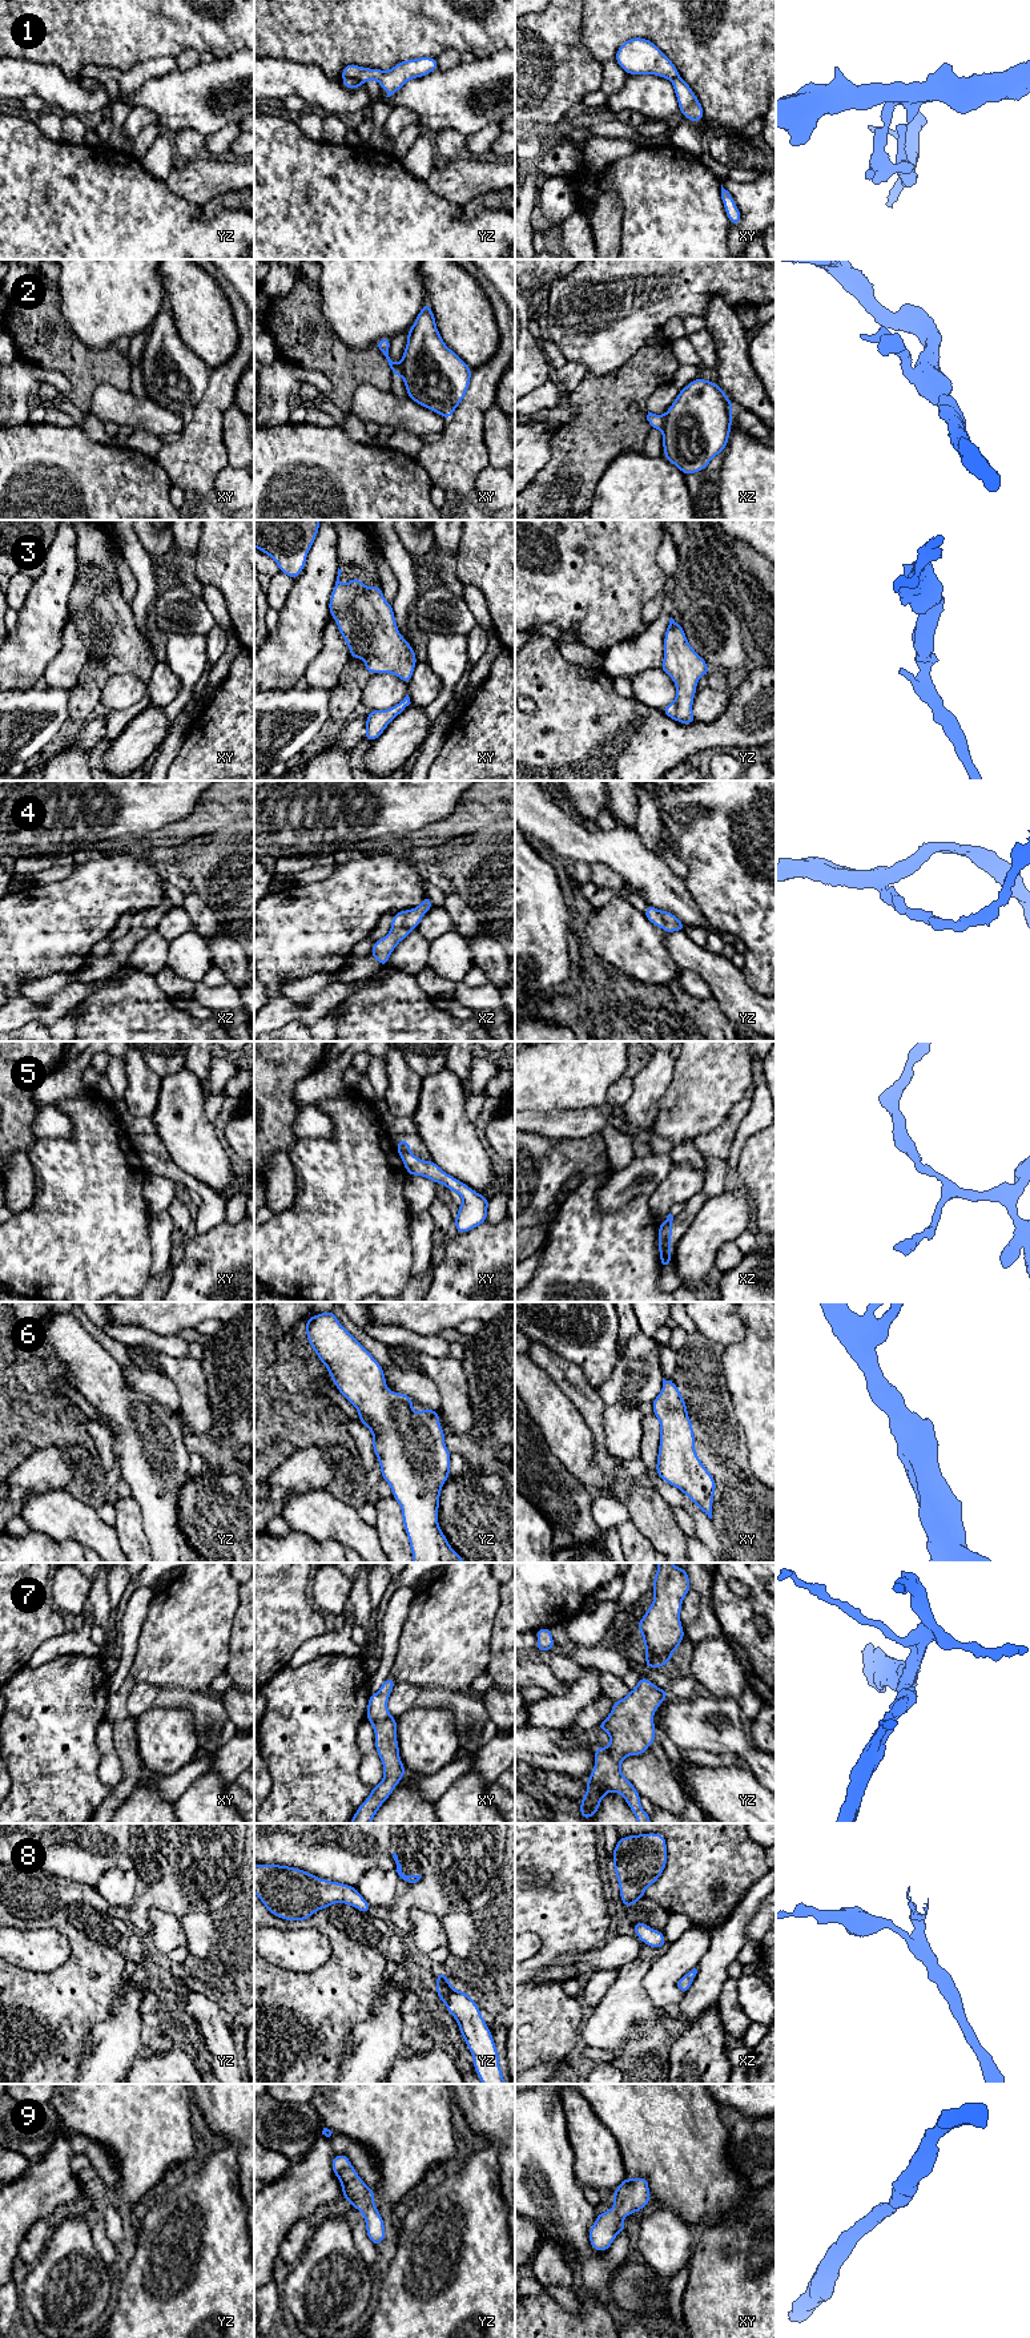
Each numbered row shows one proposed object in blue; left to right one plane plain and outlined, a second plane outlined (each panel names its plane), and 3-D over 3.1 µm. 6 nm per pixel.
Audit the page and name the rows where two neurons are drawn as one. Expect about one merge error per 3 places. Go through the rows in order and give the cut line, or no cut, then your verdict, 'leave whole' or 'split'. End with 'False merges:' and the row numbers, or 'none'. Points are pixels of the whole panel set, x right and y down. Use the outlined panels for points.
1: cut yz (343, 76), (350, 76), (362, 83); split
2: cut xz (664, 415), (664, 423), (660, 428); split
3: cut none; leave whole
4: cut none; leave whole
5: cut xy (409, 1152), (401, 1155); split
6: cut none; leave whole
7: cut none; leave whole
8: cut none; leave whole
9: cut none; leave whole
False merges: 1, 2, 5

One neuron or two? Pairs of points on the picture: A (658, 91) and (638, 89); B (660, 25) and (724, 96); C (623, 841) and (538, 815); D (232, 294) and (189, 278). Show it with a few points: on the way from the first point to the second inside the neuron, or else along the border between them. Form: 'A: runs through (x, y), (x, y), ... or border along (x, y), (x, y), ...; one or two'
A: runs through (652, 92), (643, 92); one
B: runs through (678, 43), (713, 79); one
C: runs through (602, 842), (575, 842), (559, 831); one
D: border along (209, 273), (229, 301), (236, 321); two

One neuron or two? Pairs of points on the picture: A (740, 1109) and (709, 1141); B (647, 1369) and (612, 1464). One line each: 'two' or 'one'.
A: one
B: two

